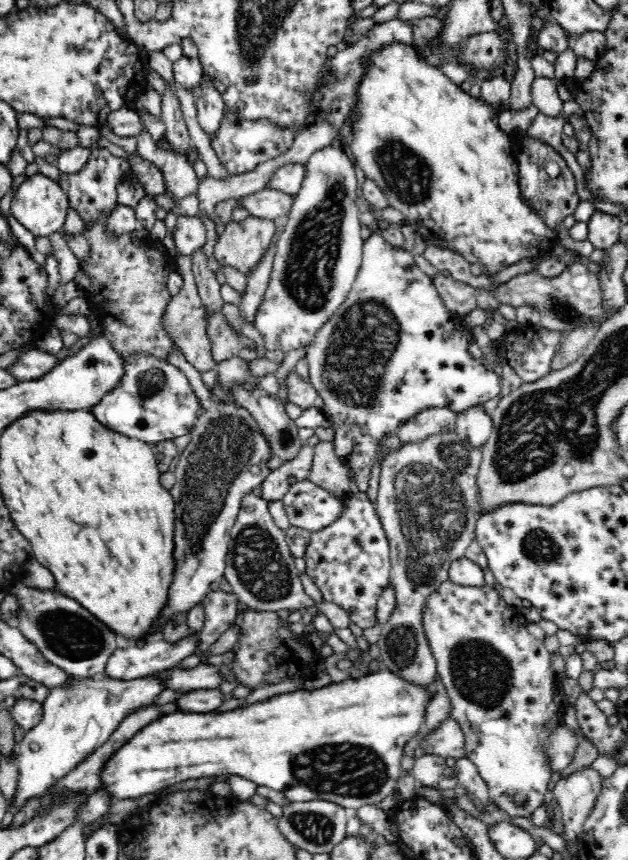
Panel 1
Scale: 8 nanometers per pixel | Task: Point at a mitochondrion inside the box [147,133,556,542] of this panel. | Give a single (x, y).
(356, 355)

